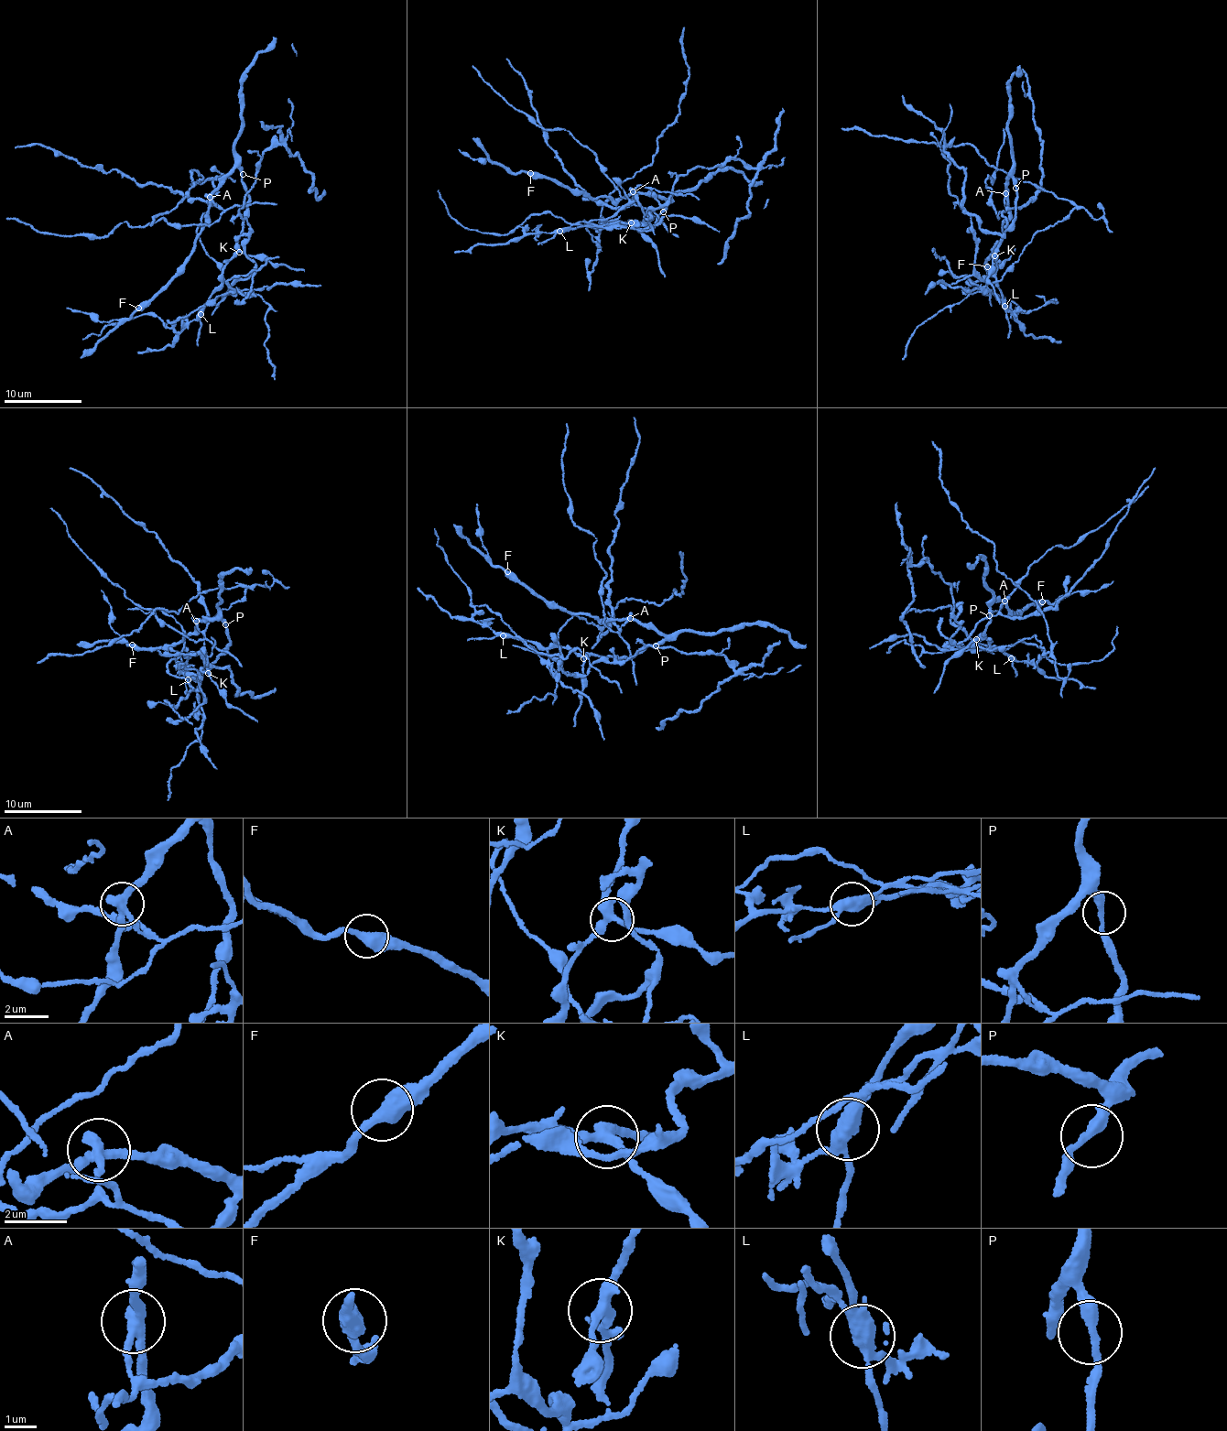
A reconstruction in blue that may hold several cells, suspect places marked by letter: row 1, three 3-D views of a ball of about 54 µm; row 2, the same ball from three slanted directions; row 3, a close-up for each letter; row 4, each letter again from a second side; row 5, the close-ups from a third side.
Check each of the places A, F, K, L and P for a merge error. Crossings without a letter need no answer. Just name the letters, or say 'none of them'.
A, L

